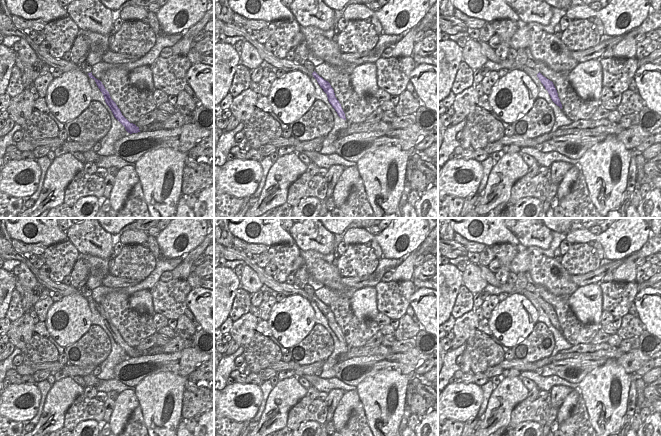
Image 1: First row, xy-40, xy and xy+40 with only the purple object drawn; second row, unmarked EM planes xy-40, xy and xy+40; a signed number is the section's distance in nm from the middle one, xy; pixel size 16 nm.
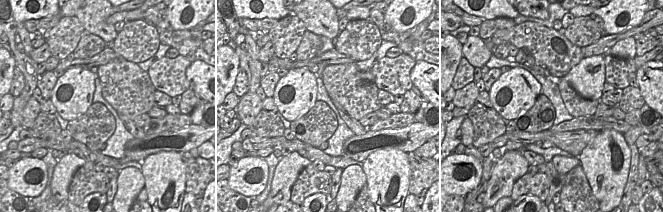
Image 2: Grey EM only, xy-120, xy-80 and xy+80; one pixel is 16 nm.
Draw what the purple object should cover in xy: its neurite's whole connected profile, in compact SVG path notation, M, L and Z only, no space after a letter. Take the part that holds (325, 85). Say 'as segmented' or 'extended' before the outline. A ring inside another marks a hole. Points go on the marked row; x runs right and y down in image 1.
extended; M214 17L214 26L220 30L220 33L224 33L226 36L243 36L246 41L250 42L258 50L260 57L269 64L273 65L275 68L282 69L285 72L301 71L310 78L314 86L315 84L312 79L315 78L320 87L327 94L328 101L335 109L338 116L346 120L345 113L341 107L341 104L335 97L334 90L330 83L320 77L315 71L310 71L303 65L296 64L293 61L287 60L286 58L277 58L273 55L273 52L270 52L265 48L264 44L260 44L254 37L251 37L241 24L237 24L236 22L225 23Z

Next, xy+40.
extended; M480 40L478 42L480 43L481 48L485 53L486 57L488 58L488 60L491 60L492 62L502 65L504 68L508 69L509 71L512 70L524 71L526 74L528 74L531 77L531 79L534 81L534 83L537 86L539 86L539 83L536 80L538 78L545 87L545 89L548 91L552 101L562 109L562 104L560 102L557 90L553 82L547 79L546 77L544 77L539 72L538 68L530 68L526 65L517 64L515 60L510 60L510 59L502 60L496 55L495 50L489 46L488 42L482 42Z

